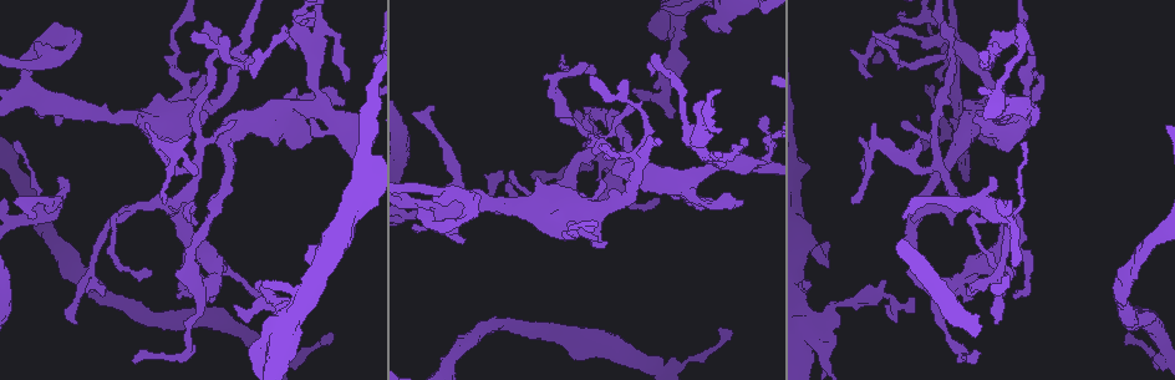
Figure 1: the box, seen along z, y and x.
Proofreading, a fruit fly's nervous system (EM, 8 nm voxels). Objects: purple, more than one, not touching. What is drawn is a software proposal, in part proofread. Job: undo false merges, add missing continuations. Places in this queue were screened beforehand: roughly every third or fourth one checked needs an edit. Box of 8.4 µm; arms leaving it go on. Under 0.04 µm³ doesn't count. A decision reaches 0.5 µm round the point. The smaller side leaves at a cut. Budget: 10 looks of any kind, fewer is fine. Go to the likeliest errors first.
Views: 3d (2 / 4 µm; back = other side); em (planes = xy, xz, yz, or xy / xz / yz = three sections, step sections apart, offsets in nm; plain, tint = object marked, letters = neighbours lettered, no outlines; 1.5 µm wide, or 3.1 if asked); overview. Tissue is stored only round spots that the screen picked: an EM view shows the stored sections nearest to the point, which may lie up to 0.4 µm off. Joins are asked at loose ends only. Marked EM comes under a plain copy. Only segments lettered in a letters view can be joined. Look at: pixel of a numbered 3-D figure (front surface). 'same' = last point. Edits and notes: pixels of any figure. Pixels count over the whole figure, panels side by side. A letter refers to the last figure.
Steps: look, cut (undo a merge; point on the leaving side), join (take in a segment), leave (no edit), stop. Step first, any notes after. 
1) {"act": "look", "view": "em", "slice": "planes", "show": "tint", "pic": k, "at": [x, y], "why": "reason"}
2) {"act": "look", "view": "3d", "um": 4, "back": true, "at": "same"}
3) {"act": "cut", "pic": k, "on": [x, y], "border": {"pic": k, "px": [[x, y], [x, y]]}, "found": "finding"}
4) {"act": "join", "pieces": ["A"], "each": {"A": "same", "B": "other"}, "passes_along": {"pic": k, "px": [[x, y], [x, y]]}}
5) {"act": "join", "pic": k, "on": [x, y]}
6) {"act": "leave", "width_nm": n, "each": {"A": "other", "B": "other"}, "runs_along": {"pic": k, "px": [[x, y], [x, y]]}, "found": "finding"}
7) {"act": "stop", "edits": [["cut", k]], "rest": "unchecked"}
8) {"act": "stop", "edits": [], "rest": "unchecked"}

{"act": "look", "view": "em", "slice": "planes", "show": "letters", "pic": 1, "at": [345, 102], "why": "an open end"}

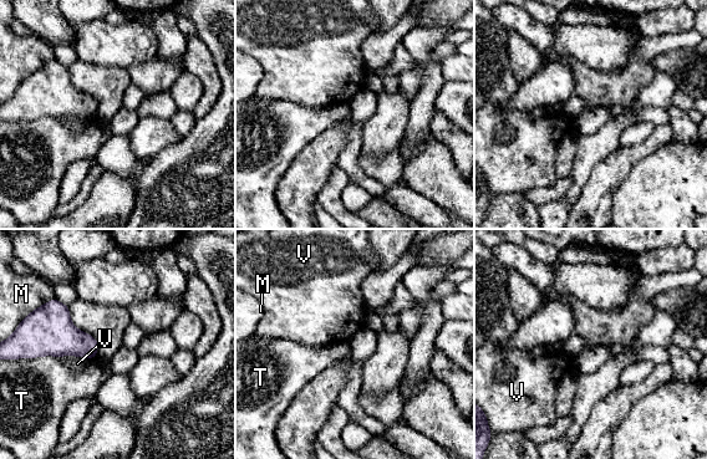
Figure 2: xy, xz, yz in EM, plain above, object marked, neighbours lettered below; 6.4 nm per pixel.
{"act": "leave", "each": {"M": "other", "T": "other", "V": "other"}, "border": {"pic": 2, "px": [[60, 356], [14, 357], [10, 360]]}, "found": "none of them fits"}

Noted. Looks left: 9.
{"act": "look", "view": "3d", "um": 2, "pic": 1, "at": [673, 197]}

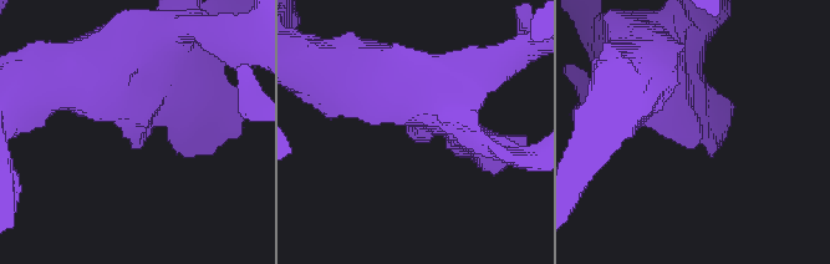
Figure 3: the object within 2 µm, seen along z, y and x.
{"act": "look", "view": "em", "slice": "planes", "show": "letters", "pic": 3, "at": [134, 146], "why": "shape alone is not enough"}

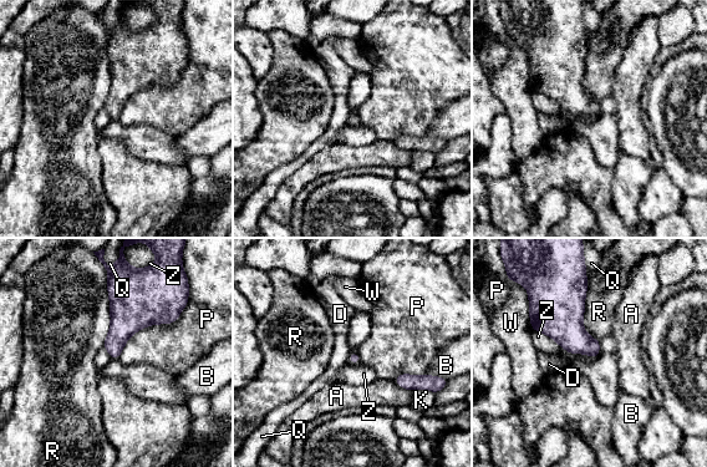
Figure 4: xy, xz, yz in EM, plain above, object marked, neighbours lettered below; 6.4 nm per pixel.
{"act": "leave", "each": {"A": "other", "B": "other", "D": "other", "K": "other", "P": "other", "Q": "other", "R": "other", "W": "other", "Z": "other"}, "border": {"pic": 4, "px": [[534, 329], [553, 338], [568, 351]]}, "found": "none of them fits"}

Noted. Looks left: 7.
{"act": "look", "view": "em", "slice": "yz", "step": 4, "show": "tint", "pic": 1, "at": [459, 235], "why": "free end"}

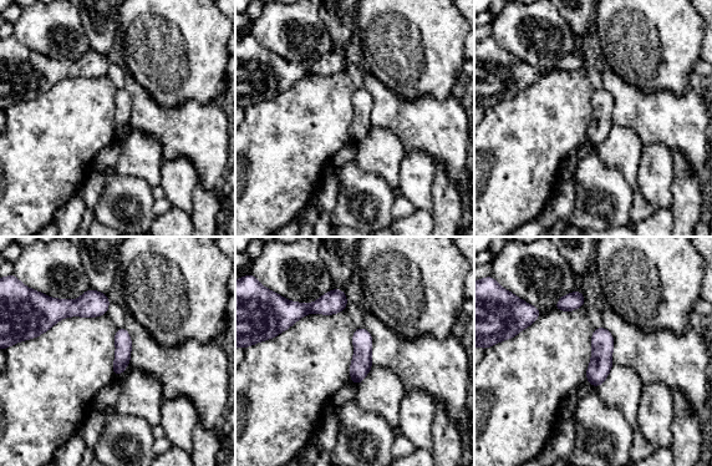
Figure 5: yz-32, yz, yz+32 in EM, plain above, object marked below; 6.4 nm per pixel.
{"act": "look", "view": "em", "slice": "planes", "show": "letters", "at": "same", "why": "another direction"}

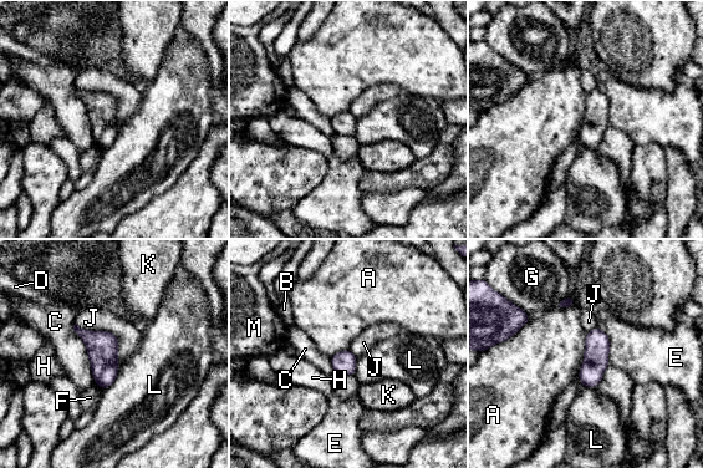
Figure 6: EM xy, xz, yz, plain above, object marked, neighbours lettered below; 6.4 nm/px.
{"act": "leave", "longest_contact_nm": ["C", 420], "each": {"A": "other", "B": "other", "C": "other", "D": "other", "E": "other", "F": "other", "G": "other", "H": "other", "J": "other", "K": "other", "L": "other", "M": "other"}, "border": {"pic": 6, "px": [[75, 322], [111, 331], [118, 366]]}, "found": "no lettered segment goes on from it"}

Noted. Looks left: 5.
{"act": "look", "view": "em", "slice": "planes", "show": "letters", "pic": 1, "at": [190, 220], "why": "branch stops here"}

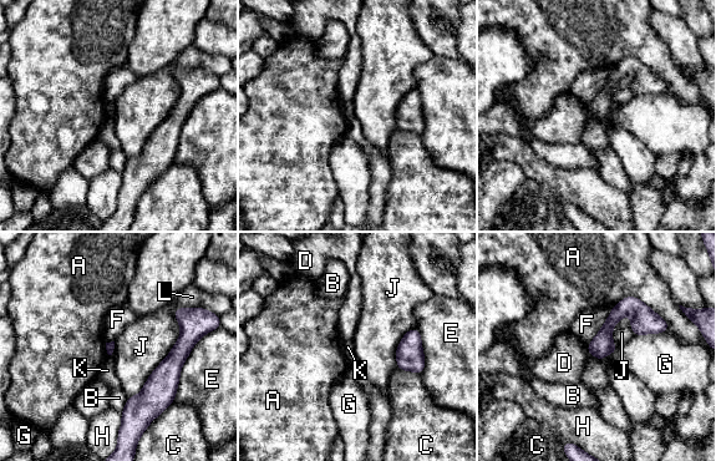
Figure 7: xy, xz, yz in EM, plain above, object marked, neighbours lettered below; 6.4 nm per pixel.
{"act": "leave", "each": {"A": "other", "B": "other", "C": "other", "D": "other", "E": "other", "F": "other", "G": "other", "H": "other", "J": "other", "K": "other", "L": "other"}, "found": "no lettered segment goes on from it"}

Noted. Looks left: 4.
{"act": "stop", "edits": [], "rest": "unchecked"}

